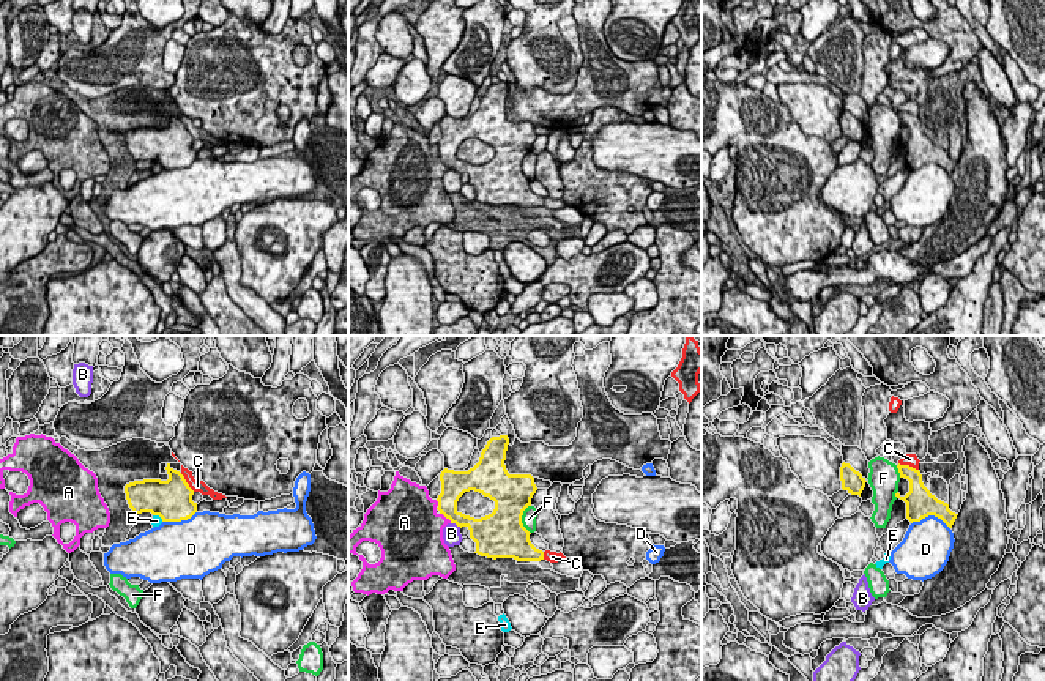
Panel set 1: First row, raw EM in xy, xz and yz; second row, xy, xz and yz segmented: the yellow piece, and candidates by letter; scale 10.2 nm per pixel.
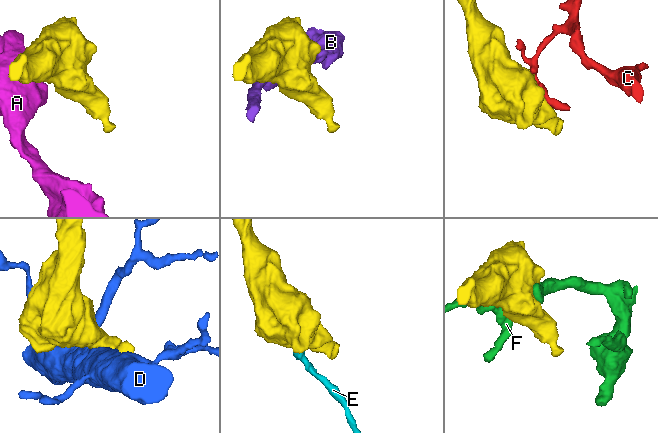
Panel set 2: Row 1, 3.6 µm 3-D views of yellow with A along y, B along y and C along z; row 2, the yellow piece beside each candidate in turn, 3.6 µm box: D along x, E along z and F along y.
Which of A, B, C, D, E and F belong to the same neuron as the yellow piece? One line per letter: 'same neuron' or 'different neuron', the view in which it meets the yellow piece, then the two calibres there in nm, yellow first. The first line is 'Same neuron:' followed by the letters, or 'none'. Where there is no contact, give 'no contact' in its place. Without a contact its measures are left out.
Same neuron: none
A: different neuron | xz | 200/380 nm
B: different neuron | xz | 220/190 nm
C: different neuron | yz | 160/130 nm
D: different neuron | yz | 300/420 nm
E: different neuron | xy | 420/100 nm
F: different neuron | xz | 480/160 nm

